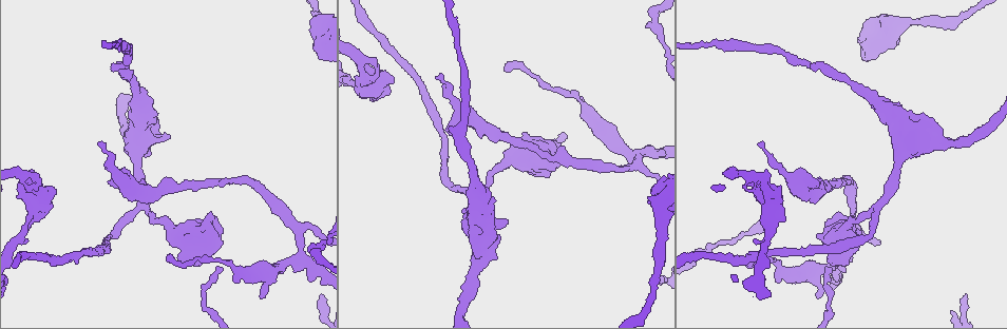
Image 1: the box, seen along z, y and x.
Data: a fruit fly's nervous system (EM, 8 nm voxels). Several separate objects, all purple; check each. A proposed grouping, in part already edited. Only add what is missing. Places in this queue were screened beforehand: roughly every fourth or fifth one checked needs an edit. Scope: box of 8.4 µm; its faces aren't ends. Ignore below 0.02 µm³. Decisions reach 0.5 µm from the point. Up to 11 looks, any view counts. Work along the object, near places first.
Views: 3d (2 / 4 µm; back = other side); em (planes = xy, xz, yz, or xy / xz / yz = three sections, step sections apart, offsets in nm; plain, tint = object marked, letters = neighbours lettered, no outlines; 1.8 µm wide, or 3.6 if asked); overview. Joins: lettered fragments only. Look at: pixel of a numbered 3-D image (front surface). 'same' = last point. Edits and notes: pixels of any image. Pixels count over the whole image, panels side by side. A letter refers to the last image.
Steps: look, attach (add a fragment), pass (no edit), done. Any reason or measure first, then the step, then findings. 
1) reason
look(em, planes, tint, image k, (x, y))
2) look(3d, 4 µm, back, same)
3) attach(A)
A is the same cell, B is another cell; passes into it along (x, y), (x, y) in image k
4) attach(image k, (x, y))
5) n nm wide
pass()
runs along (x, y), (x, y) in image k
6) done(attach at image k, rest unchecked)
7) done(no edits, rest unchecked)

look(em, xy, step 16, letters, image 1, (35, 188))

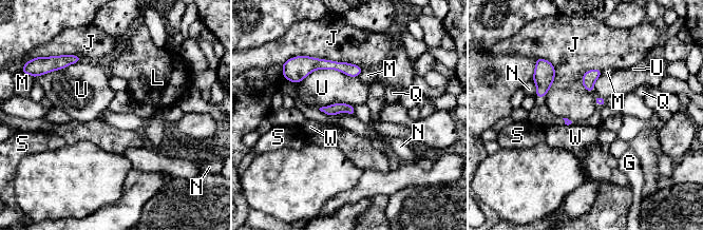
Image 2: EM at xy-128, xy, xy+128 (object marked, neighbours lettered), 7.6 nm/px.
look(em, planes, letters, same)

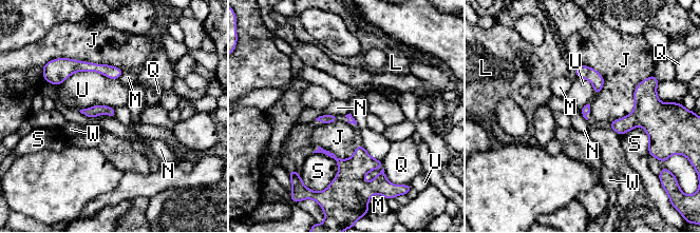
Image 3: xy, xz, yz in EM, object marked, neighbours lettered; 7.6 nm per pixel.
pass()
J, L, M, N, Q, S, U and W are other cells; border along (337, 115), (319, 115), (315, 119) in image 3; none of them fits

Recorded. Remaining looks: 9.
free end
look(3d, 2 µm, image 1, (815, 181))

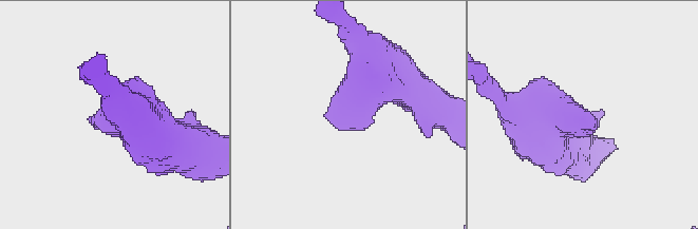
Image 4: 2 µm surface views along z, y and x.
shape alone is not enough
look(em, planes, letters, image 4, (91, 123))

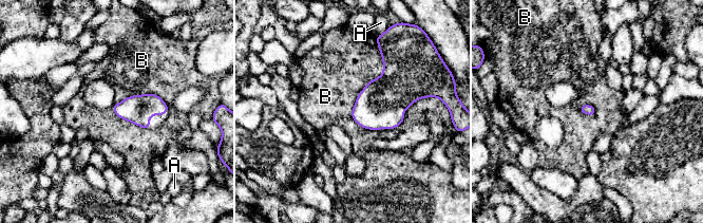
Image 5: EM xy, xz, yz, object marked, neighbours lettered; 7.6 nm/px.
B touches over 420 nm
pass()
A and B are other cells; border along (369, 79), (352, 117), (396, 128) in image 5; none of them fits

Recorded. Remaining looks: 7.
thick end
look(3d, 4 µm, image 1, (204, 231))

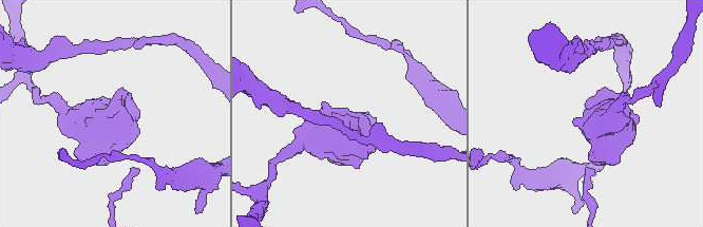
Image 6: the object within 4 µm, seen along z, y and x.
need the tissue
look(em, 3.6 µm, planes, letters, image 6, (351, 115))

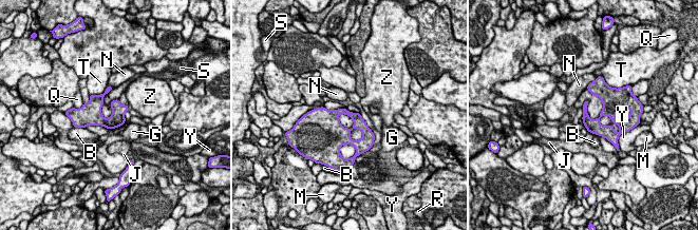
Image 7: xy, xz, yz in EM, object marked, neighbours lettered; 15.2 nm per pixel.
T touches over 320 nm
pass()
B, G, J, M, N, Q, R, S, T, Y and Z are other cells; runs along (319, 114), (350, 141), (371, 136) in image 7; none of them fits

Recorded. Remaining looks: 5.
tapers out
look(em, planes, letters, image 1, (852, 257))

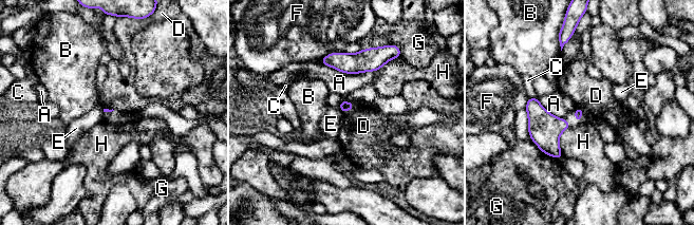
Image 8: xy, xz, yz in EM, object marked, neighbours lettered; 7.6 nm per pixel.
pass()
A, B, C, D, E, F, G and H are other cells; border along (576, 107), (582, 109) in image 8; no lettered fragment goes on from it

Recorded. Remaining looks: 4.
done(no edits, rest unchecked)

